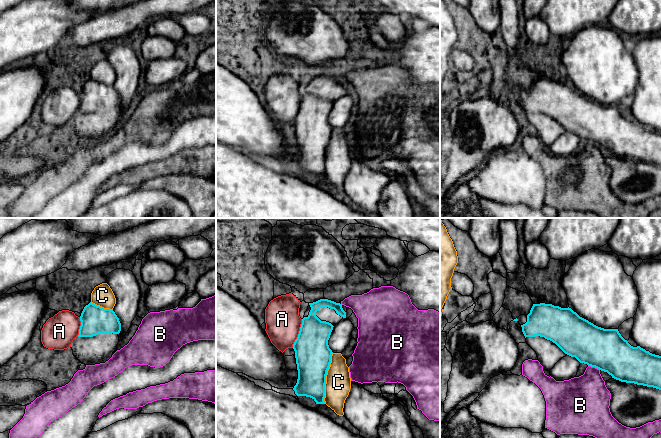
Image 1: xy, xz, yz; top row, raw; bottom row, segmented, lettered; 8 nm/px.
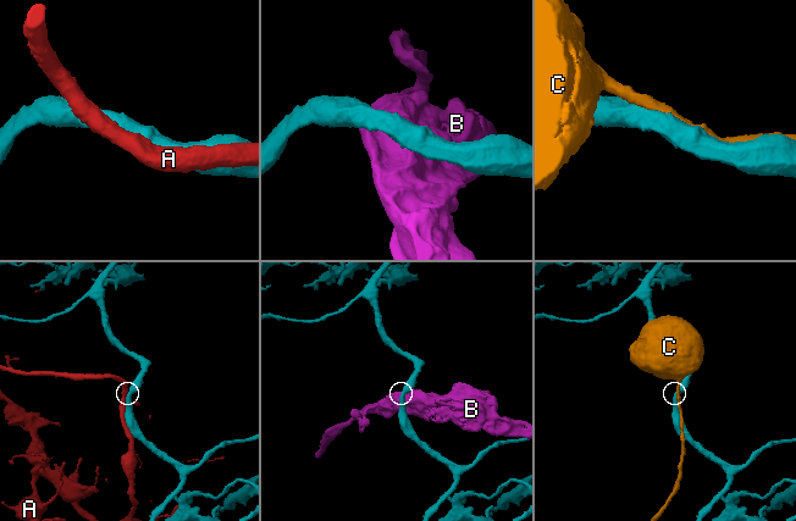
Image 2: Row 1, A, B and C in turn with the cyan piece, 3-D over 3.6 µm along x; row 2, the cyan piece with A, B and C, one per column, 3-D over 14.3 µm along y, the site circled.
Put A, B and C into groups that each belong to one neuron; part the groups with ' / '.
A / B / C

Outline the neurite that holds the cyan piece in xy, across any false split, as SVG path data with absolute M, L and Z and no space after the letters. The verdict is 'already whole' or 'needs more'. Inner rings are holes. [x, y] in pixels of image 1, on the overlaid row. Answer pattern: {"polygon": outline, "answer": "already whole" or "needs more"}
{"polygon": "M93 303L86 305L80 316L79 335L71 348L85 365L105 363L117 350L121 323L113 310Z", "answer": "needs more"}

